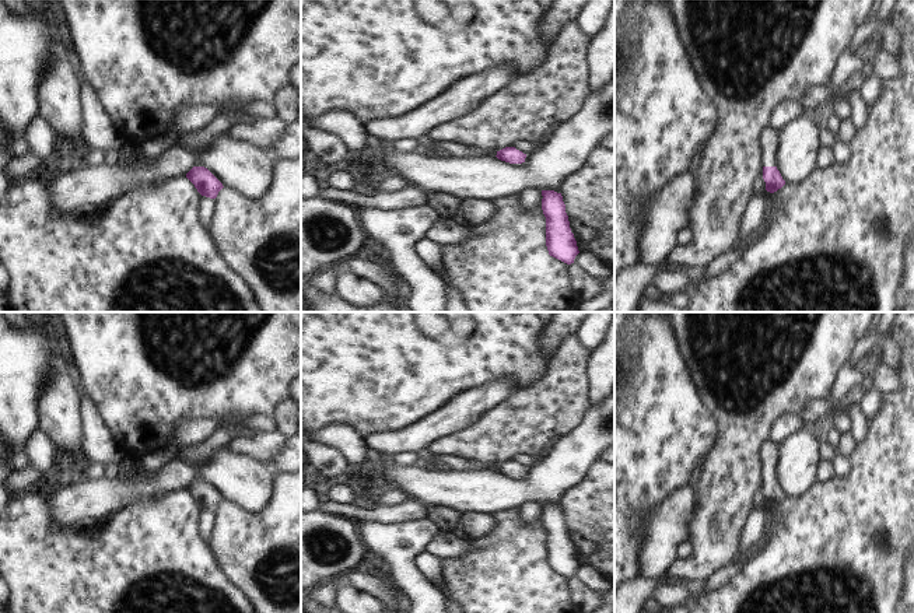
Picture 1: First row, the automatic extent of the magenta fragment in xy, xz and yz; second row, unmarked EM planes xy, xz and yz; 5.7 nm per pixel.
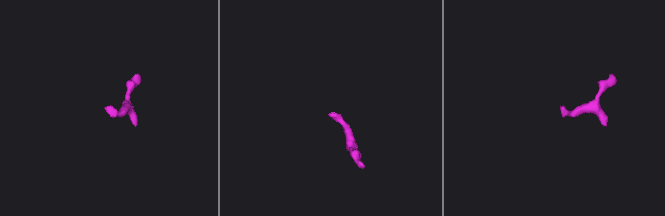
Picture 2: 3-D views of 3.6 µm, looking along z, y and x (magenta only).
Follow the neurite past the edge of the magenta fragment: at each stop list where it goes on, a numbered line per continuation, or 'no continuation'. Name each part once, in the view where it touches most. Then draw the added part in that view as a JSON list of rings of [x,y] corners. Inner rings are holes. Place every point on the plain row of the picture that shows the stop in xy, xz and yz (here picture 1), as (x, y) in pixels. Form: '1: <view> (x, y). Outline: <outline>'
1: yz (770, 452). Outline: [[[767,441],[760,452],[763,462],[763,479],[777,480],[777,462],[780,459],[780,444]]]

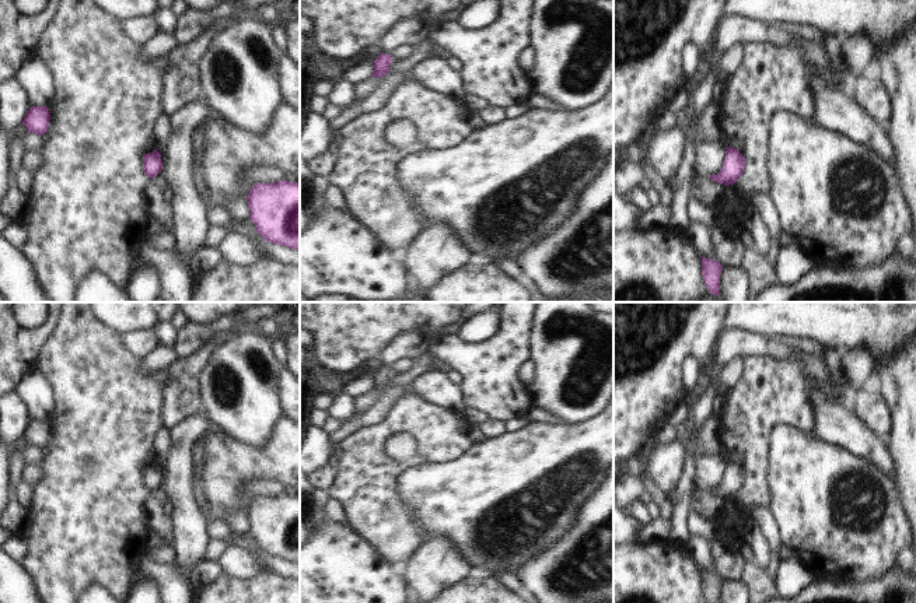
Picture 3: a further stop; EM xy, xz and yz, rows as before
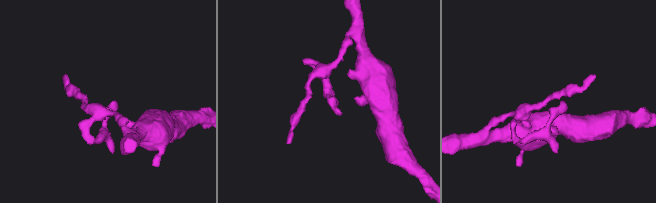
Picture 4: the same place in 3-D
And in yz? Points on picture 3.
no continuation

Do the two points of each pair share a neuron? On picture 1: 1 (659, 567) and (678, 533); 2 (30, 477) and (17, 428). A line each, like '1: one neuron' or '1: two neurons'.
1: one neuron
2: two neurons

